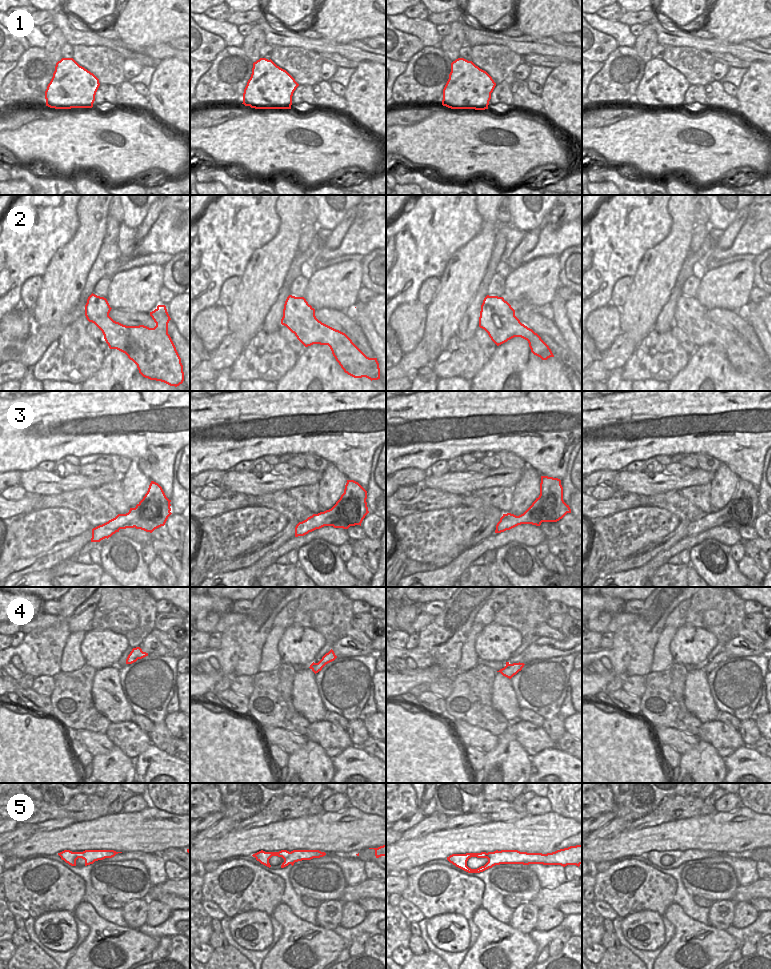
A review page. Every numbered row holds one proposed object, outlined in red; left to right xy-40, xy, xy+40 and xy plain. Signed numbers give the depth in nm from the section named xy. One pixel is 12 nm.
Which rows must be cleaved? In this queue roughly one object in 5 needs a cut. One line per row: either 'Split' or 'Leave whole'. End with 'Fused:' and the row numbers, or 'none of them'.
1: Leave whole
2: Leave whole
3: Split
4: Leave whole
5: Leave whole
Fused: 3

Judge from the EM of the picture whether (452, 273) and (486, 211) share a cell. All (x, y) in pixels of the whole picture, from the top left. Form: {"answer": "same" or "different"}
{"answer": "same"}

